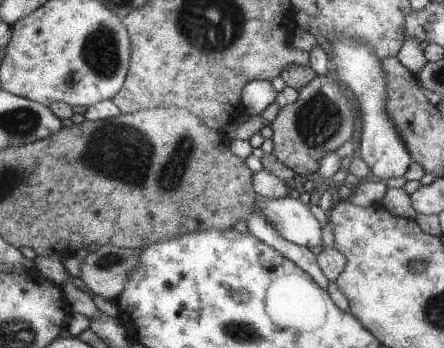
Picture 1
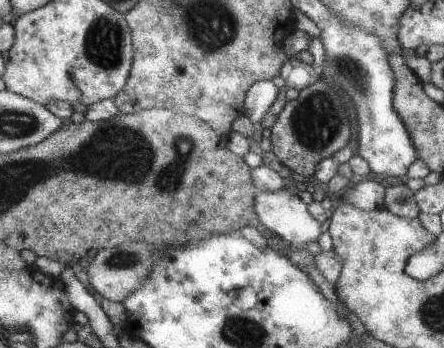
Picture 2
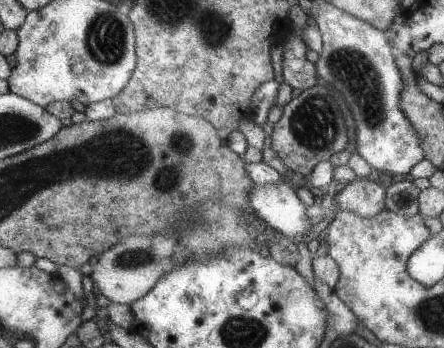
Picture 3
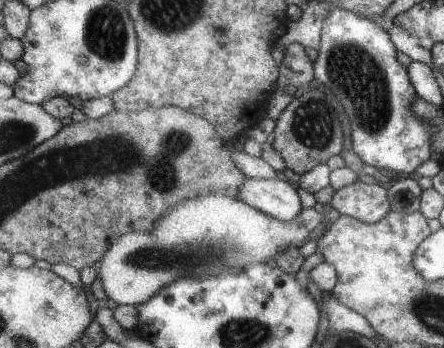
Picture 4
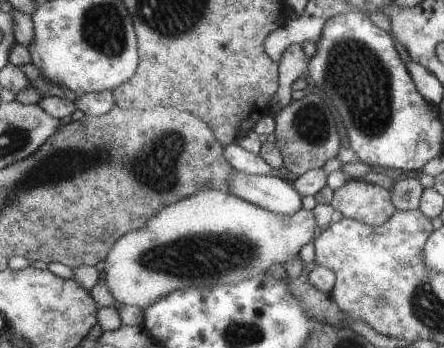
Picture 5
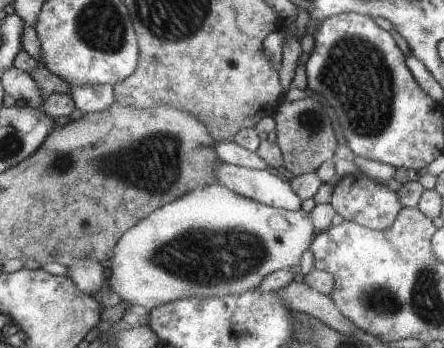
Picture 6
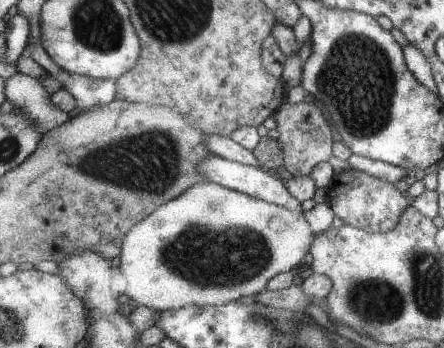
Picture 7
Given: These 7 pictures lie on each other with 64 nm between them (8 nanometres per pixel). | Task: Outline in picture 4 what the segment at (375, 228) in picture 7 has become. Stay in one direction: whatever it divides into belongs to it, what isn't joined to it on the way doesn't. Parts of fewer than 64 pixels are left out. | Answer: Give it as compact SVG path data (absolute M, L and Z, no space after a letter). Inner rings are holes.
M351 182L349 186L335 190L329 204L341 216L349 216L365 224L375 224L383 220L385 214L389 214L391 210L385 188L361 182Z

